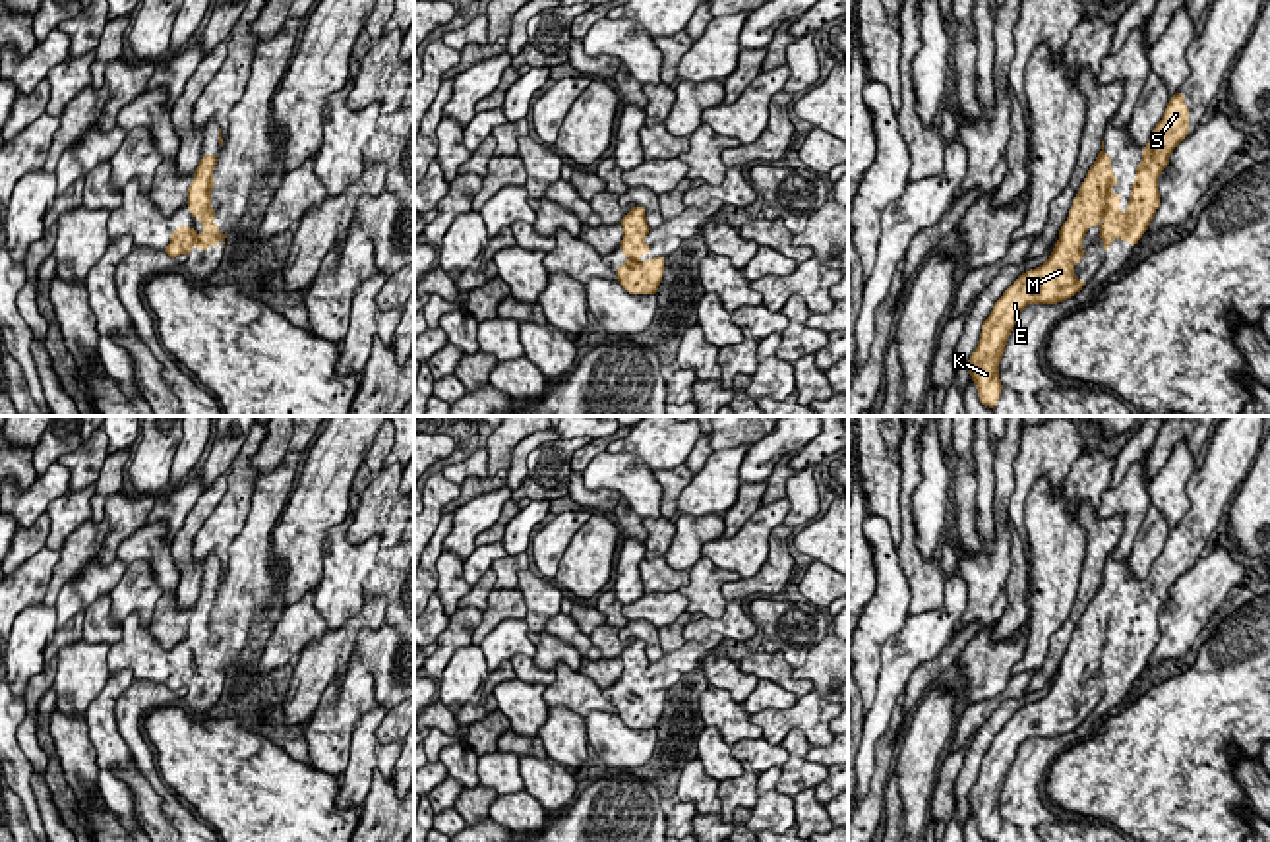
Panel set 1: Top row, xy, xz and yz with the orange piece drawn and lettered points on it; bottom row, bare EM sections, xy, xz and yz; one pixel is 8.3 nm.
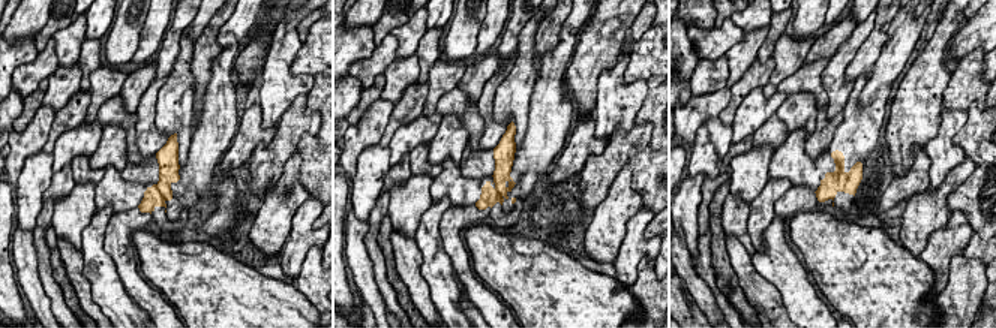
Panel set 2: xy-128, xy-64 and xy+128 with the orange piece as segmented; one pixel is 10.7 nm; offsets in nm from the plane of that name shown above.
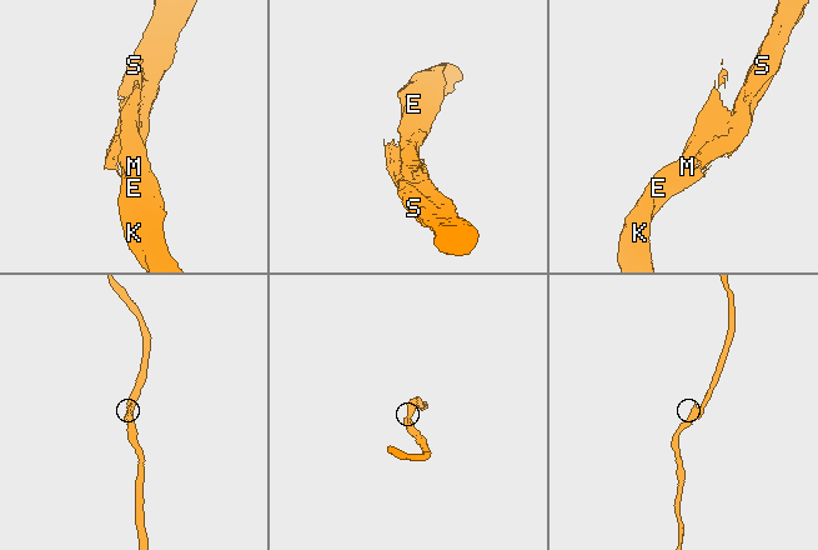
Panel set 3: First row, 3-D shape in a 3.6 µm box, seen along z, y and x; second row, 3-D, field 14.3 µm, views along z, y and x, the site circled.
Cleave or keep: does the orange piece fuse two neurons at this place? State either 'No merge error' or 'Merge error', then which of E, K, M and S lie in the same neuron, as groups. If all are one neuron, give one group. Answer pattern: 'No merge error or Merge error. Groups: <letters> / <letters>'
Merge error. Groups: E K M / S

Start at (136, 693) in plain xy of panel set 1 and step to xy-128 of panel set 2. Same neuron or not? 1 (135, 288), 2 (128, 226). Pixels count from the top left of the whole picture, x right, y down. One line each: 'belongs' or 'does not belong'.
1: belongs
2: belongs

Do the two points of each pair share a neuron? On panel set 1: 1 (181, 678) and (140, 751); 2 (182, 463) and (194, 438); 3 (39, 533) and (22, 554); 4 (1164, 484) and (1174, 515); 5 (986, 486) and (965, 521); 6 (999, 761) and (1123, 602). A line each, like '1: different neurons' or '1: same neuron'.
1: different neurons
2: same neuron
3: same neuron
4: same neuron
5: different neurons
6: same neuron

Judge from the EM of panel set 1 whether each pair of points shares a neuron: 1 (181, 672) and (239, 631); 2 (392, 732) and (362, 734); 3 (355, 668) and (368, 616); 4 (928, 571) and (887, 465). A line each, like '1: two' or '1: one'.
1: one
2: two
3: two
4: two

